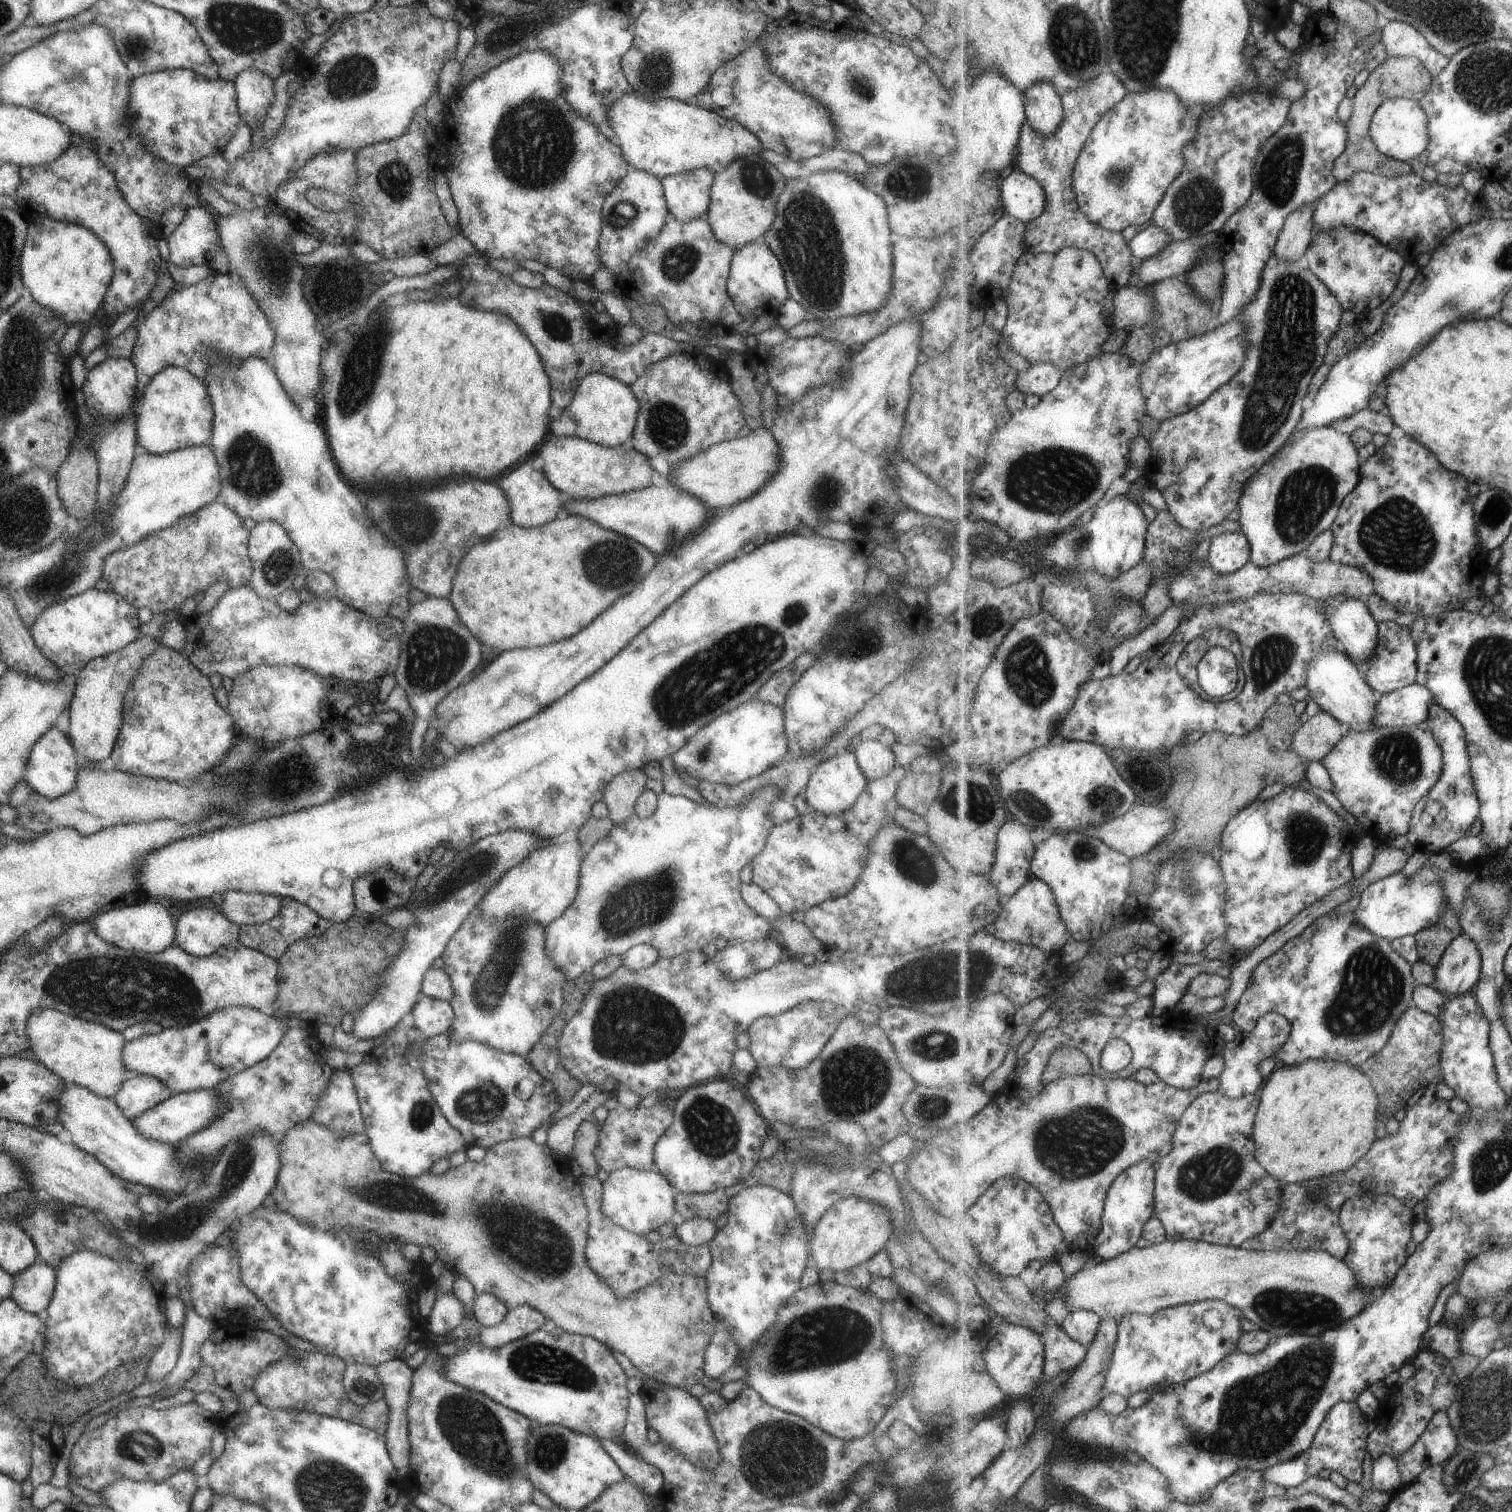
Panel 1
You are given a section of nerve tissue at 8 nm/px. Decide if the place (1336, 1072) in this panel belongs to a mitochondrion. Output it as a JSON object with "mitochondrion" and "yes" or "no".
{"mitochondrion":"no"}

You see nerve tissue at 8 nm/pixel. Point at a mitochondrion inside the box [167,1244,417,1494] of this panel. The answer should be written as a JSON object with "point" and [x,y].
{"point":[363,1387]}

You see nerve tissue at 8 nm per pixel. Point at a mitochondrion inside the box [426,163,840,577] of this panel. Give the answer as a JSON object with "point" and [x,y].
{"point":[668,426]}

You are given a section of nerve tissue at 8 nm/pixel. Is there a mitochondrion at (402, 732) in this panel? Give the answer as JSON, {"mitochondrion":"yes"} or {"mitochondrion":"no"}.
{"mitochondrion":"no"}

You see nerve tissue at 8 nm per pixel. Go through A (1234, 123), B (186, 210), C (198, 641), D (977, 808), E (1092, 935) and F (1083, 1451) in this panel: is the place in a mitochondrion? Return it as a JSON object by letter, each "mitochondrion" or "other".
{"A":"other","B":"other","C":"other","D":"mitochondrion","E":"other","F":"other"}

